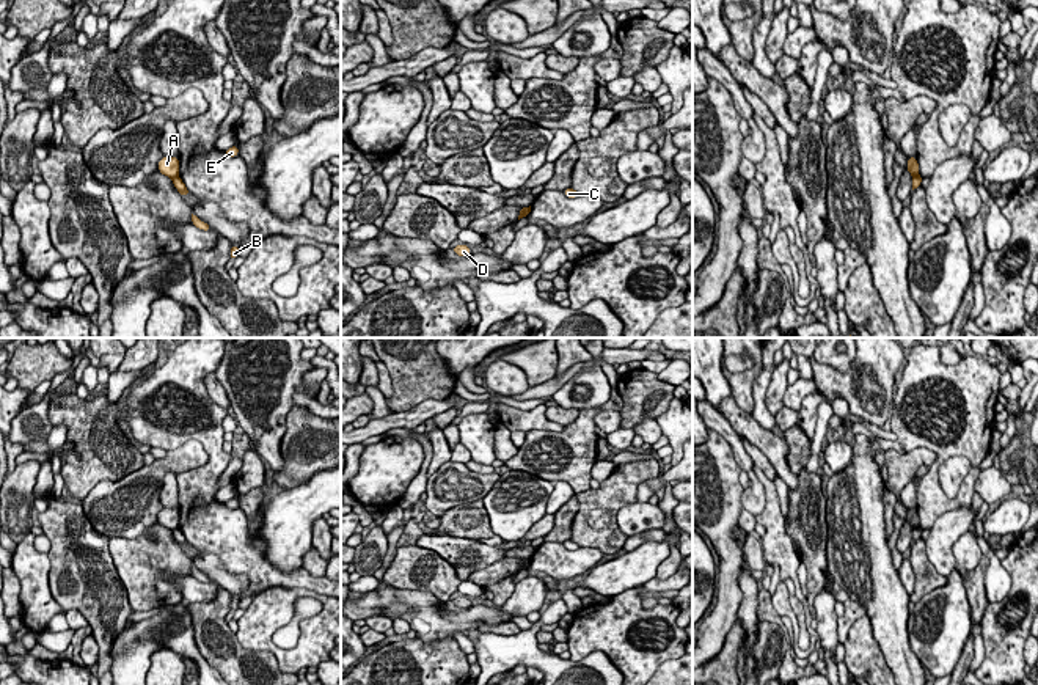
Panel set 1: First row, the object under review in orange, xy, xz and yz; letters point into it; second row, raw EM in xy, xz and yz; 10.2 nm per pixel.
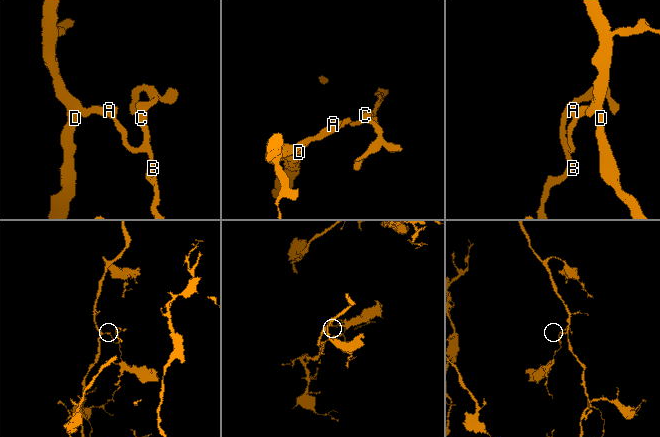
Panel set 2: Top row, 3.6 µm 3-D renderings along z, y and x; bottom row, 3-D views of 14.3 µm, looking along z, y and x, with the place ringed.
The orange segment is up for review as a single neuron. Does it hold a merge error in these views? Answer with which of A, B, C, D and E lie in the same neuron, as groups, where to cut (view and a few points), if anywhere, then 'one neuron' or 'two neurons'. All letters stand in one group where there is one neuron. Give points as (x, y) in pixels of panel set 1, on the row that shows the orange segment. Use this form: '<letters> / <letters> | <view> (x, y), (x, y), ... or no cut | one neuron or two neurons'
A D / B C E | xy (176, 175), (171, 178) | two neurons

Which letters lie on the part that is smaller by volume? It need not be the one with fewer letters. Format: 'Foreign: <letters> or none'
Foreign: B, C, E

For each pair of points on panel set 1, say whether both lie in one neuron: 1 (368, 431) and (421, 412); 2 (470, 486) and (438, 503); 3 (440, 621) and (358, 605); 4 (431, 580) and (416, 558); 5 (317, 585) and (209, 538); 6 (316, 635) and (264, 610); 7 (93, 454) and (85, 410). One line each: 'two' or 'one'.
1: one
2: one
3: one
4: one
5: one
6: one
7: one

